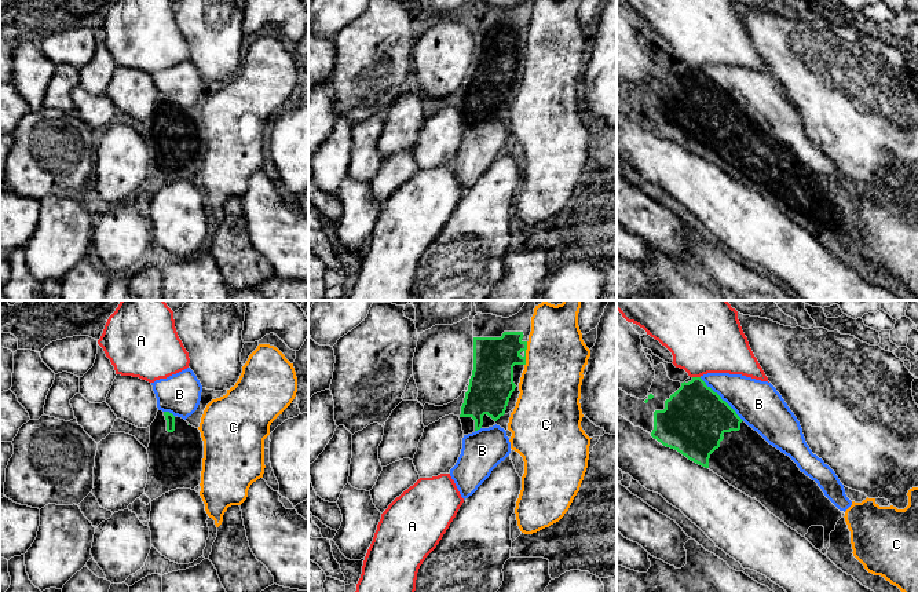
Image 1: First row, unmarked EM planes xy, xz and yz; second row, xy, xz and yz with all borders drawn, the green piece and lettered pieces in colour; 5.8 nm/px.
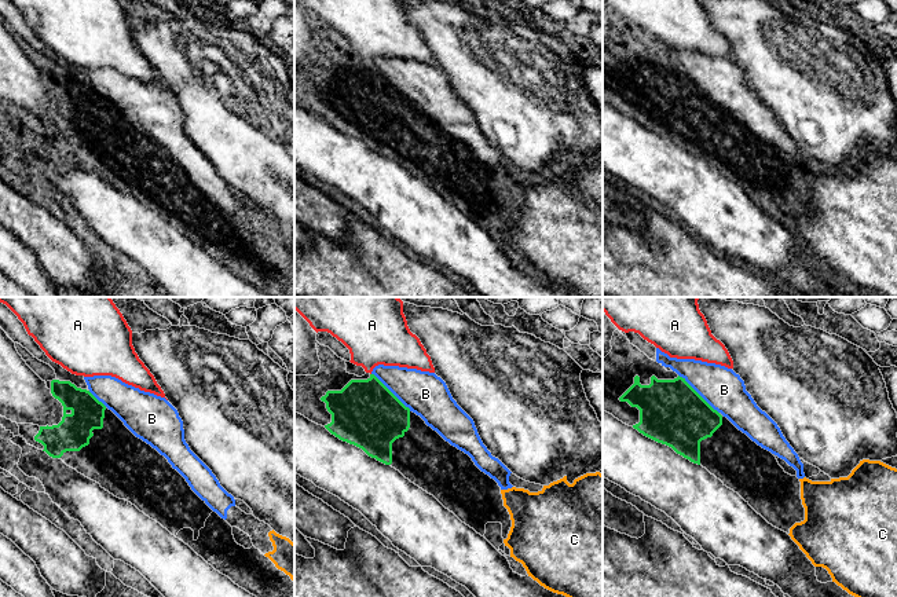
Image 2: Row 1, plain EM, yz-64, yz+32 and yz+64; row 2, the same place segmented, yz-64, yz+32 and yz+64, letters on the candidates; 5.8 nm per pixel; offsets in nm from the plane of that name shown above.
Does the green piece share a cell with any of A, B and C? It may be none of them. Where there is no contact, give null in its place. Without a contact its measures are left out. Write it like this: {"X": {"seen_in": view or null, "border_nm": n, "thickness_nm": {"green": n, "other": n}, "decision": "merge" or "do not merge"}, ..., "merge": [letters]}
{"A": {"seen_in": "yz", "border_nm": 50, "thickness_nm": {"green": 380, "other": 380}, "decision": "do not merge"}, "B": {"seen_in": "yz", "border_nm": 360, "thickness_nm": {"green": 380, "other": 260}, "decision": "do not merge"}, "C": {"seen_in": "xz", "border_nm": 140, "thickness_nm": {"green": 260, "other": 360}, "decision": "do not merge"}, "merge": []}

